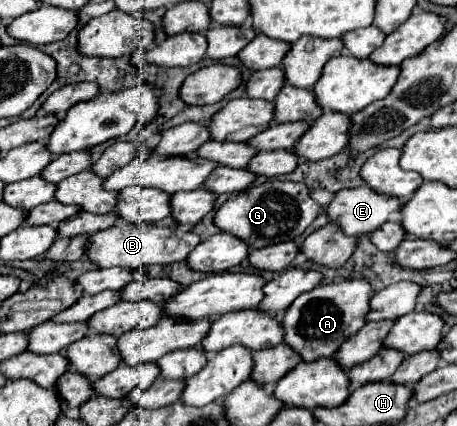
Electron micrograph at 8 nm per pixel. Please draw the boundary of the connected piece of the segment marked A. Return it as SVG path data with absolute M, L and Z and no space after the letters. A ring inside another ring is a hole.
M359 279L319 285L313 291L299 295L285 311L285 343L291 345L303 357L303 361L333 357L339 351L339 345L343 345L347 337L355 335L367 323L367 313L371 311L369 301L373 295L375 291L371 289L371 285Z

